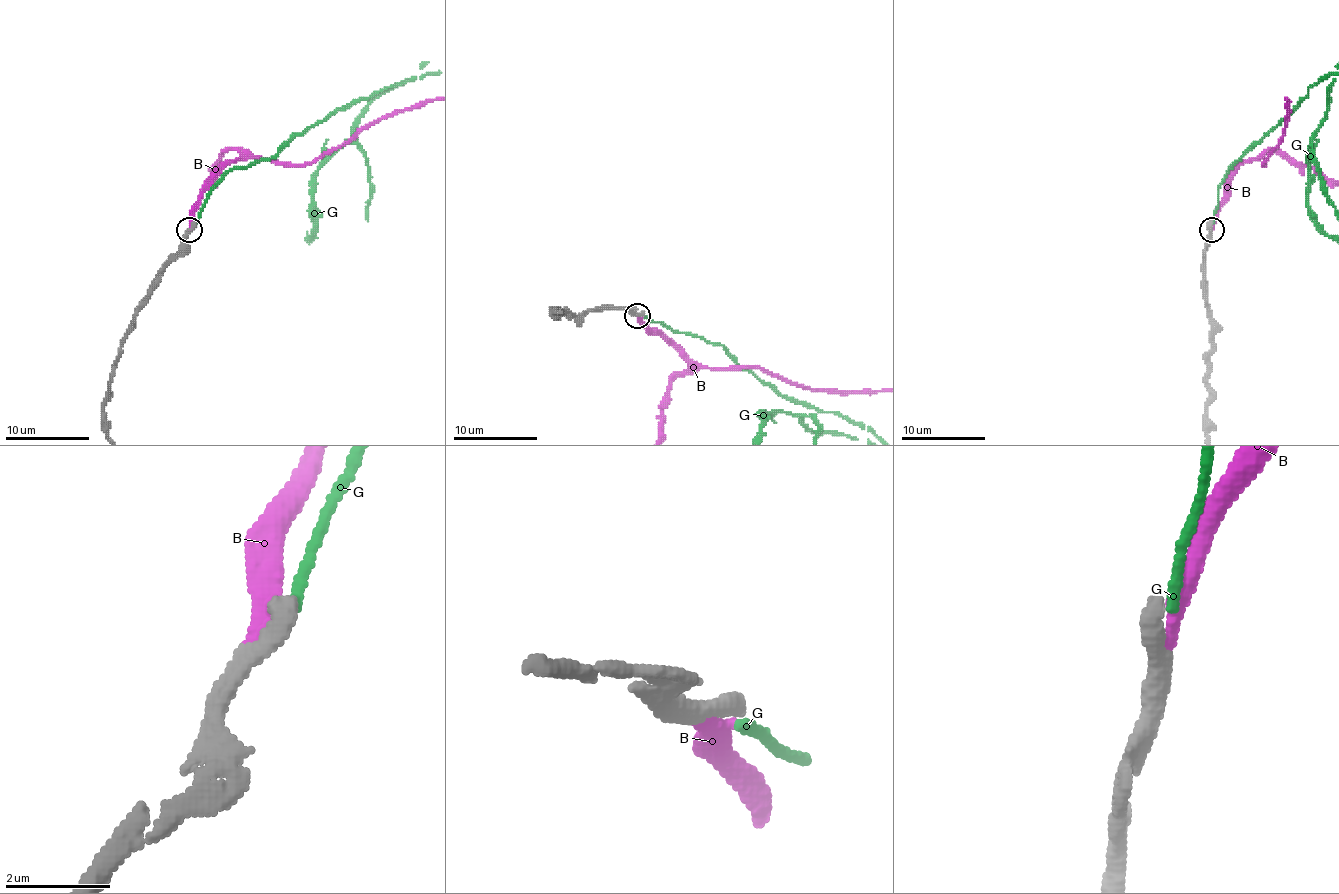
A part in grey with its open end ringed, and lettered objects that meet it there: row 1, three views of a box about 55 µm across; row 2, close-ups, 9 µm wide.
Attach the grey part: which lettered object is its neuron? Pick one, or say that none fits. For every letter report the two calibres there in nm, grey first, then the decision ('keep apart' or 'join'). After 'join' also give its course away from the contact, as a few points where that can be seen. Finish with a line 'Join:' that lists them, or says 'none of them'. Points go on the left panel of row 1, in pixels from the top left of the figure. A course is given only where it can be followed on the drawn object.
B: 550 nm thick on the grey side, 360 nm on the other; join; it runs (192, 227), (202, 189), (242, 158), (311, 164), (378, 120), (434, 99)
G: 420 nm thick on the grey side, 190 nm on the other; keep apart
Join: B

